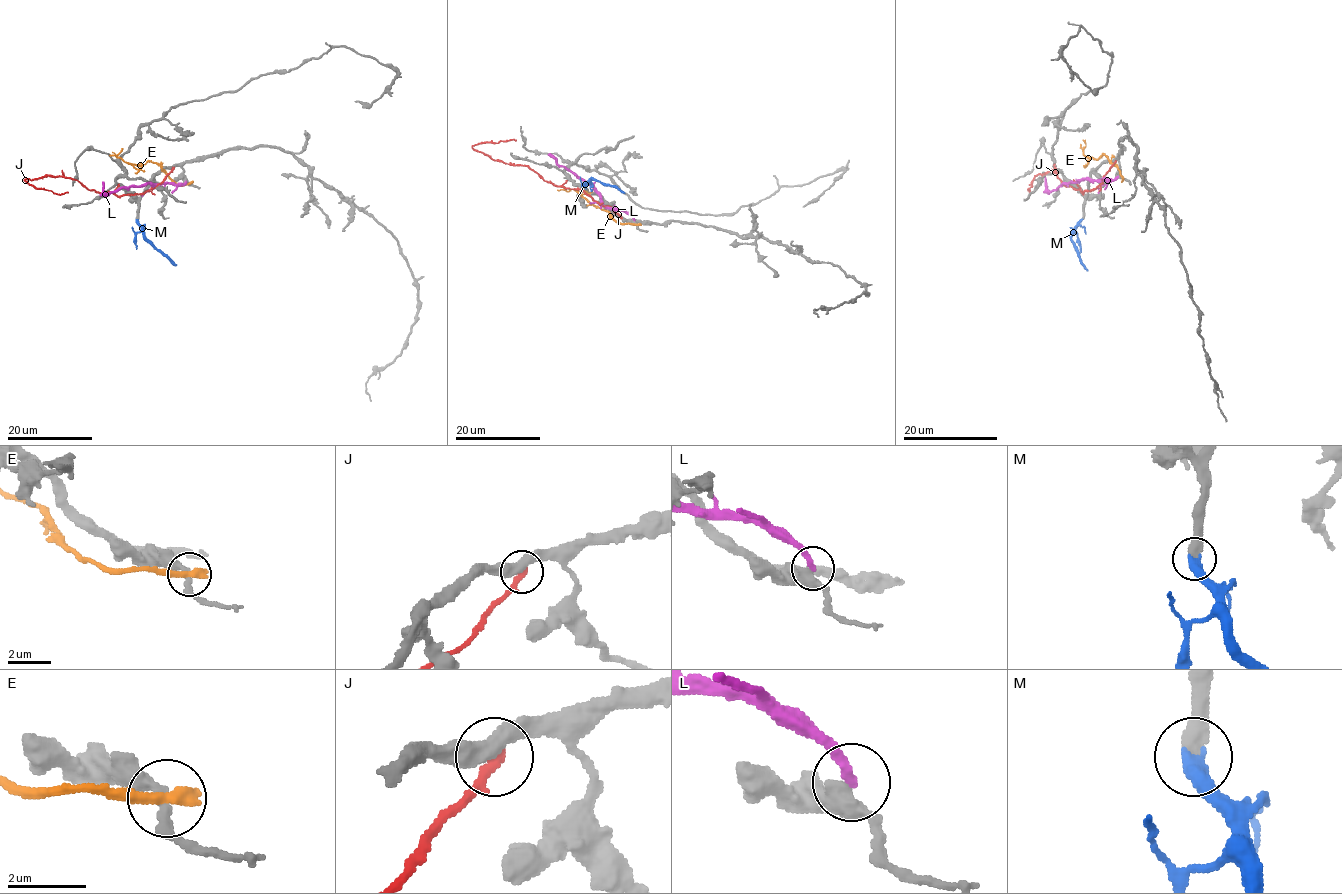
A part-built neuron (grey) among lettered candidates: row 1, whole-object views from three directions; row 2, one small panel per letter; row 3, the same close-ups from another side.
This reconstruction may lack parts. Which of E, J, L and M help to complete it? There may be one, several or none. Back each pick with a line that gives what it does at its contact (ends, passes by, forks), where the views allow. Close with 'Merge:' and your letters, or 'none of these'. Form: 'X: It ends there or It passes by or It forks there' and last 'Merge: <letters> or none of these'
M: It ends there
Merge: M

